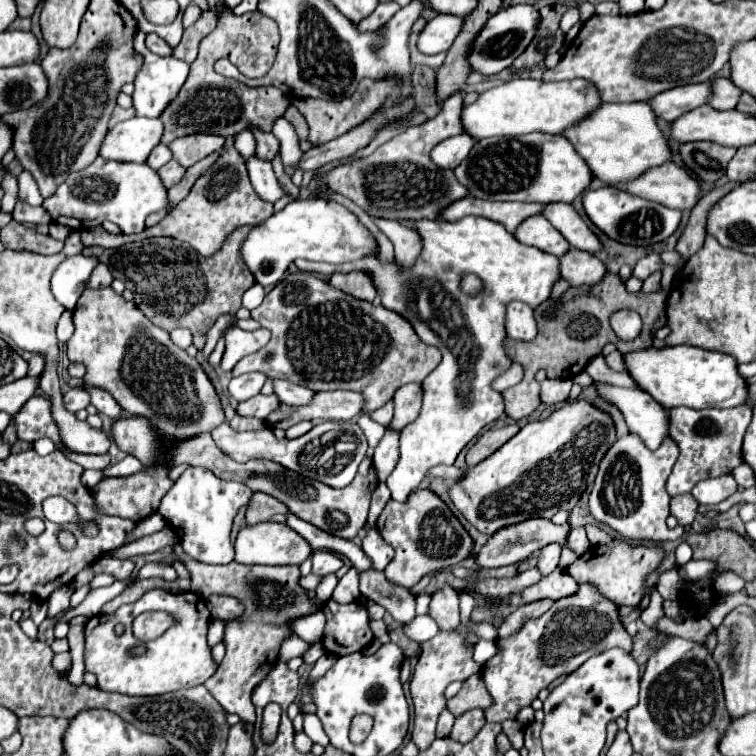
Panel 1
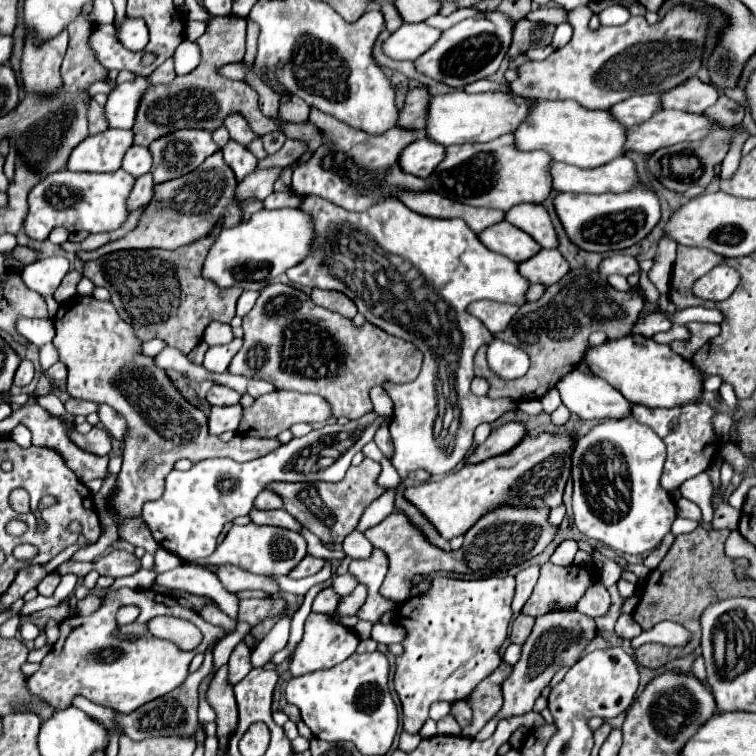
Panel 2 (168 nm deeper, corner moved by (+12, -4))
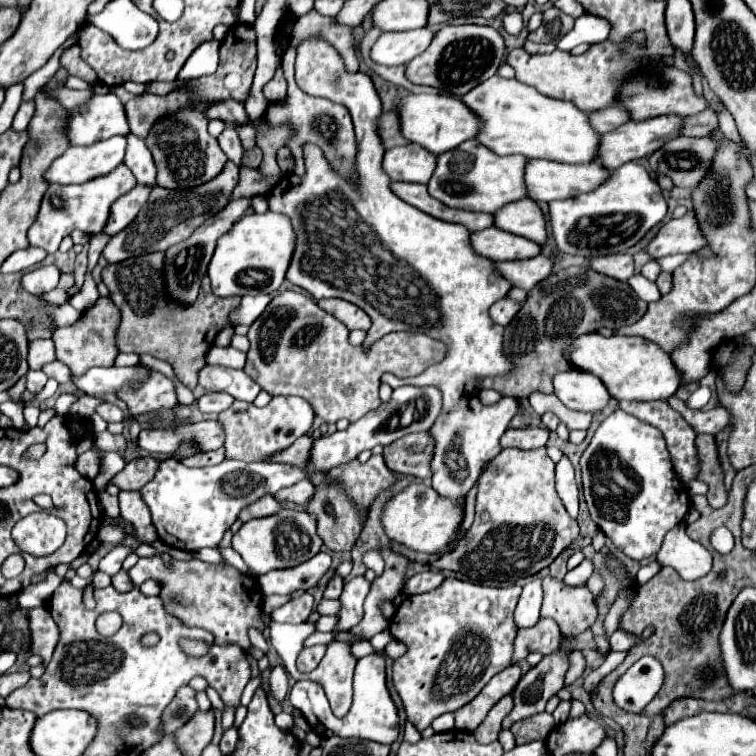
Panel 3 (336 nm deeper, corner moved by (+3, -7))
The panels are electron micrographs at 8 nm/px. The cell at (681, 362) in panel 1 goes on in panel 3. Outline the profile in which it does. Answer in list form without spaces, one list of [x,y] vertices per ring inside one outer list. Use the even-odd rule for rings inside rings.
[[[587,333],[569,347],[569,361],[579,369],[597,375],[617,401],[665,401],[673,397],[683,383],[683,375],[673,365],[671,355],[641,337],[603,337],[599,333]]]

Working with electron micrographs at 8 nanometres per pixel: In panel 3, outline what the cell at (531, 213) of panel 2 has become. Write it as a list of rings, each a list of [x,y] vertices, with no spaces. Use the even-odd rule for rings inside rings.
[[[519,199],[501,207],[495,213],[495,227],[531,239],[539,245],[547,241],[547,221],[533,199]]]

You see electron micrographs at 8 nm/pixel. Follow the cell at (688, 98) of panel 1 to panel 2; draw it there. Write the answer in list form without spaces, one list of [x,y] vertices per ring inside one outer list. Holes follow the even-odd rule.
[[[646,94],[646,96],[632,96],[628,100],[622,100],[620,104],[612,106],[608,112],[626,128],[634,124],[642,124],[648,120],[654,112],[660,110],[658,94]]]

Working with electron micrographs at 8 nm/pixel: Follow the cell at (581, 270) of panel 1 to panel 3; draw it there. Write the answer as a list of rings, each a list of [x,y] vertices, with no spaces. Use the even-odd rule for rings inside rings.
[[[537,255],[537,257],[521,259],[521,261],[503,261],[503,263],[497,263],[497,269],[515,287],[529,291],[541,279],[547,279],[553,273],[553,259],[545,255]]]

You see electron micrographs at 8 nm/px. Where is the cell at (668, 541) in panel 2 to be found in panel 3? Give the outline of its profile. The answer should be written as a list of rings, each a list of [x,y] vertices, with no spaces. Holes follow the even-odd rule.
[[[677,525],[667,533],[657,553],[657,561],[663,567],[671,565],[683,579],[689,581],[701,579],[711,571],[711,553],[701,543],[687,537],[685,525]]]

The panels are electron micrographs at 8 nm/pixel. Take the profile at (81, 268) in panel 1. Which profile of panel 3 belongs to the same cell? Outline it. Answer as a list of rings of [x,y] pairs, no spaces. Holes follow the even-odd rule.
[[[43,265],[25,273],[21,283],[23,283],[23,289],[29,291],[31,295],[43,295],[57,287],[59,277],[61,277],[61,269],[57,265]]]

